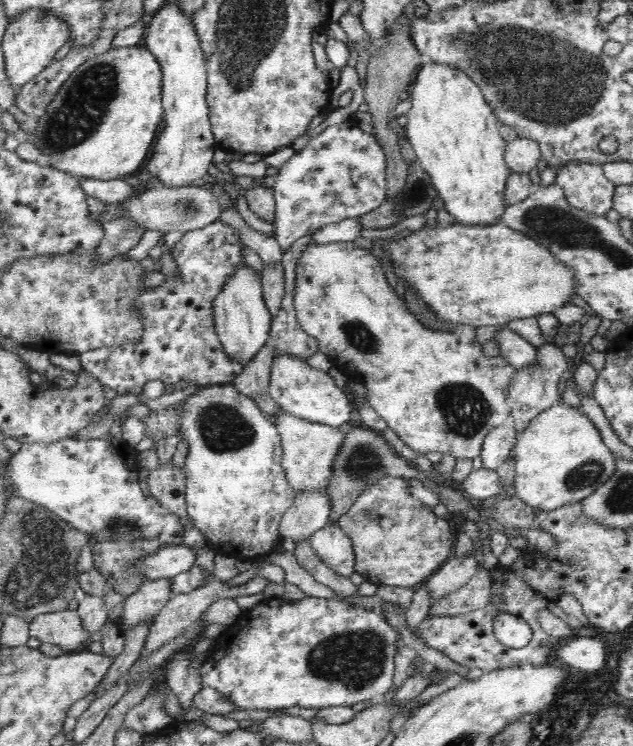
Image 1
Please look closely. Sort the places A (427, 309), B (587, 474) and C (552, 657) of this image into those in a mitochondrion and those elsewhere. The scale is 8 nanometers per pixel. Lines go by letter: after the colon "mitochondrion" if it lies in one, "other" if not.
A: other
B: mitochondrion
C: other

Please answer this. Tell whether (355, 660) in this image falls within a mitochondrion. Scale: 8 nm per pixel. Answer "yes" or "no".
yes

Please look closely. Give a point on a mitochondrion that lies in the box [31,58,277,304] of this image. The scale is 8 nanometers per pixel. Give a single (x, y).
(87, 99)

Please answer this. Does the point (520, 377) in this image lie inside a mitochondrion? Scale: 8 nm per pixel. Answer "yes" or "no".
no

